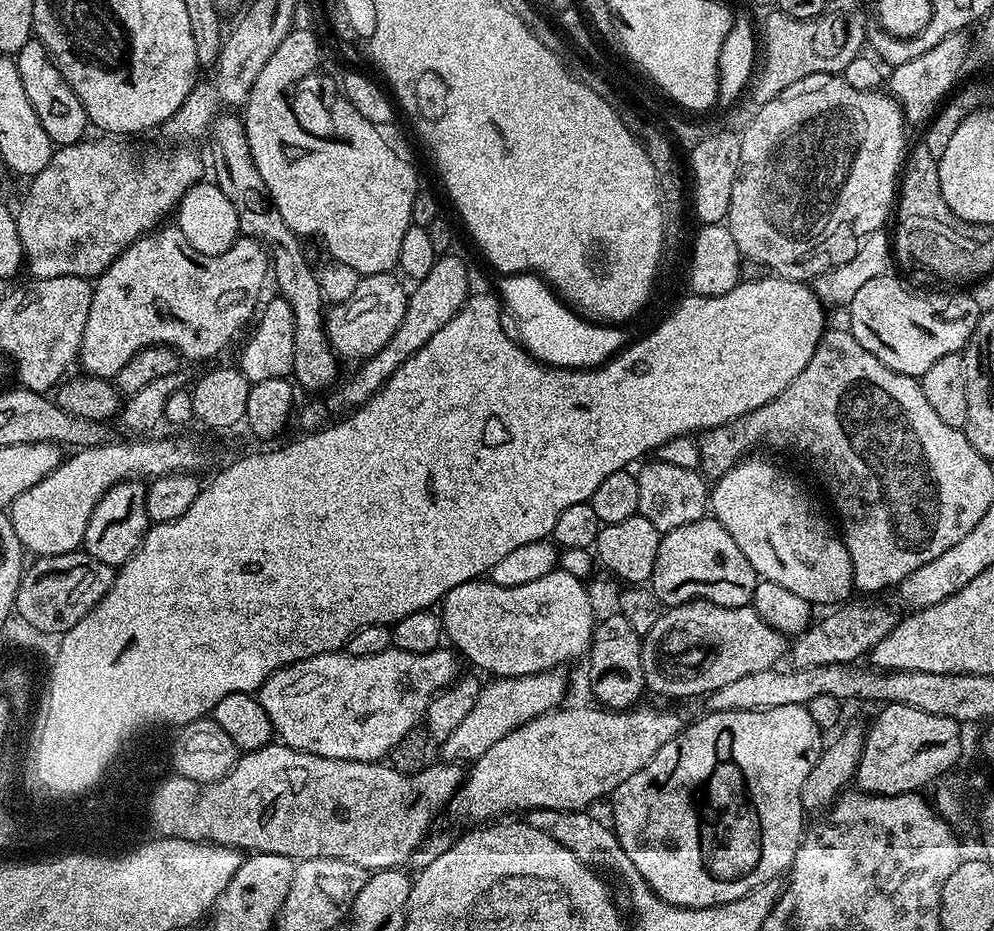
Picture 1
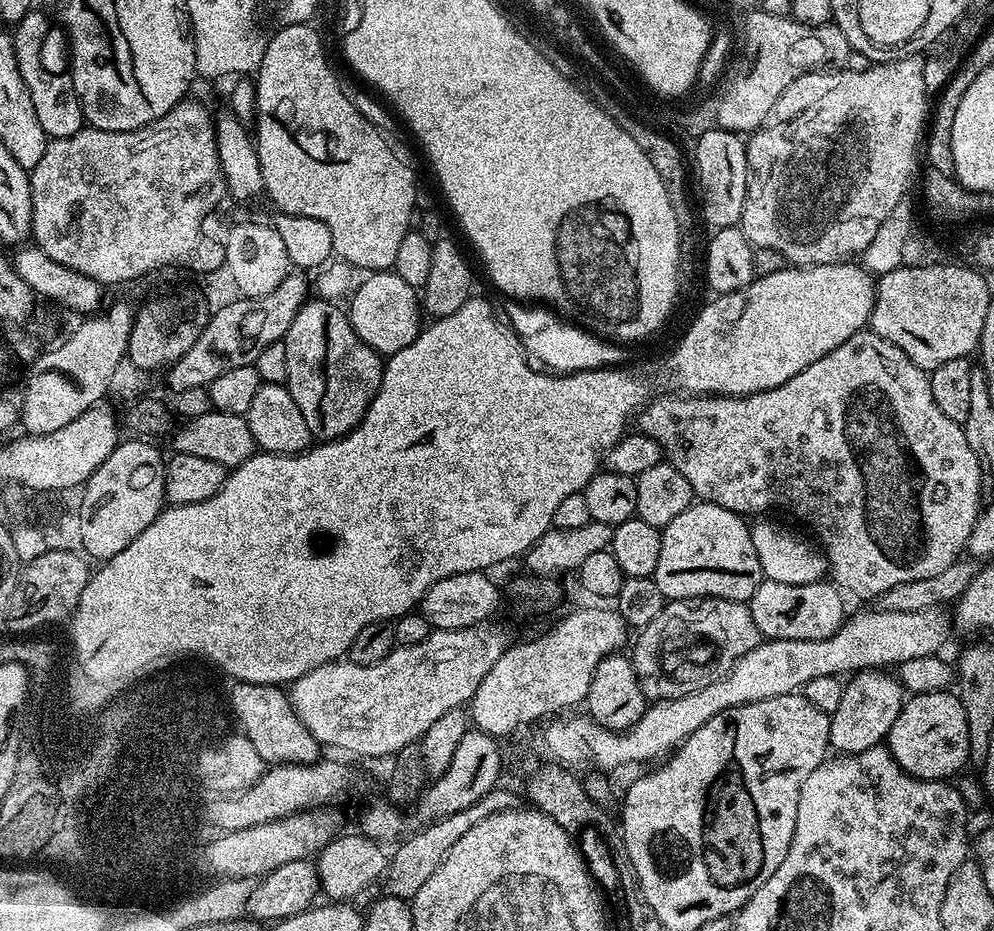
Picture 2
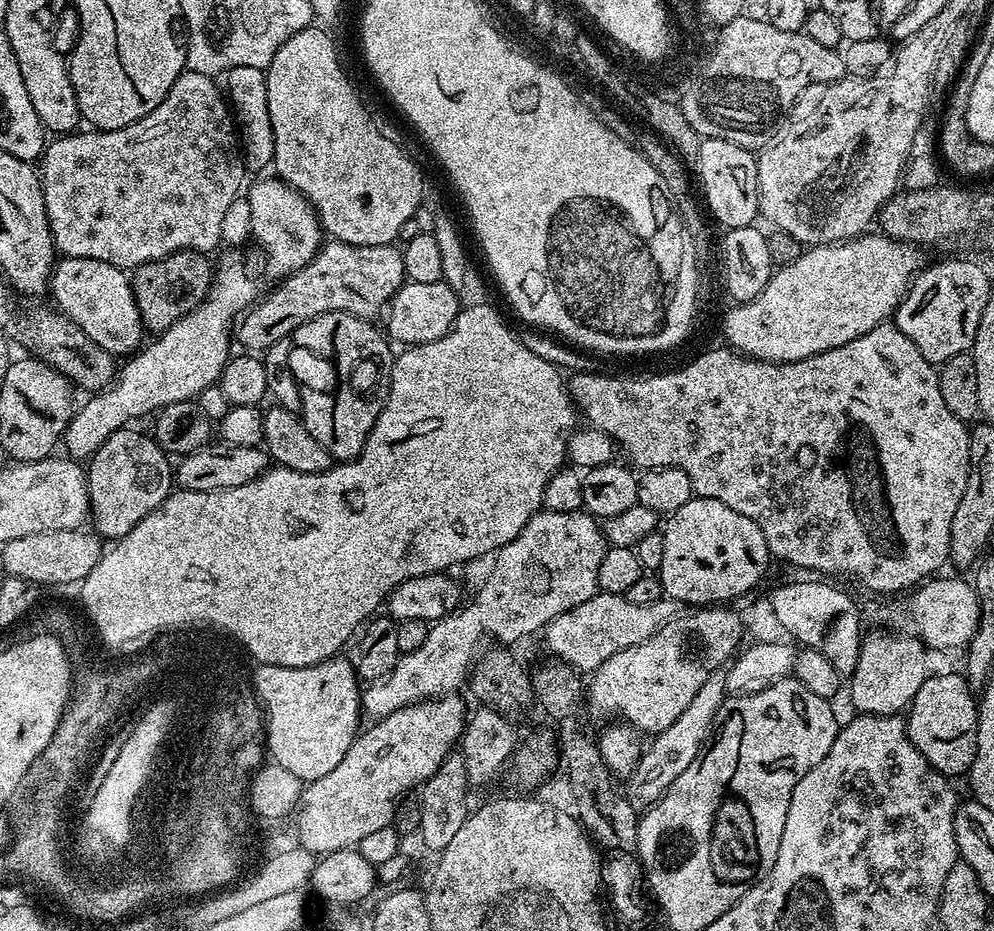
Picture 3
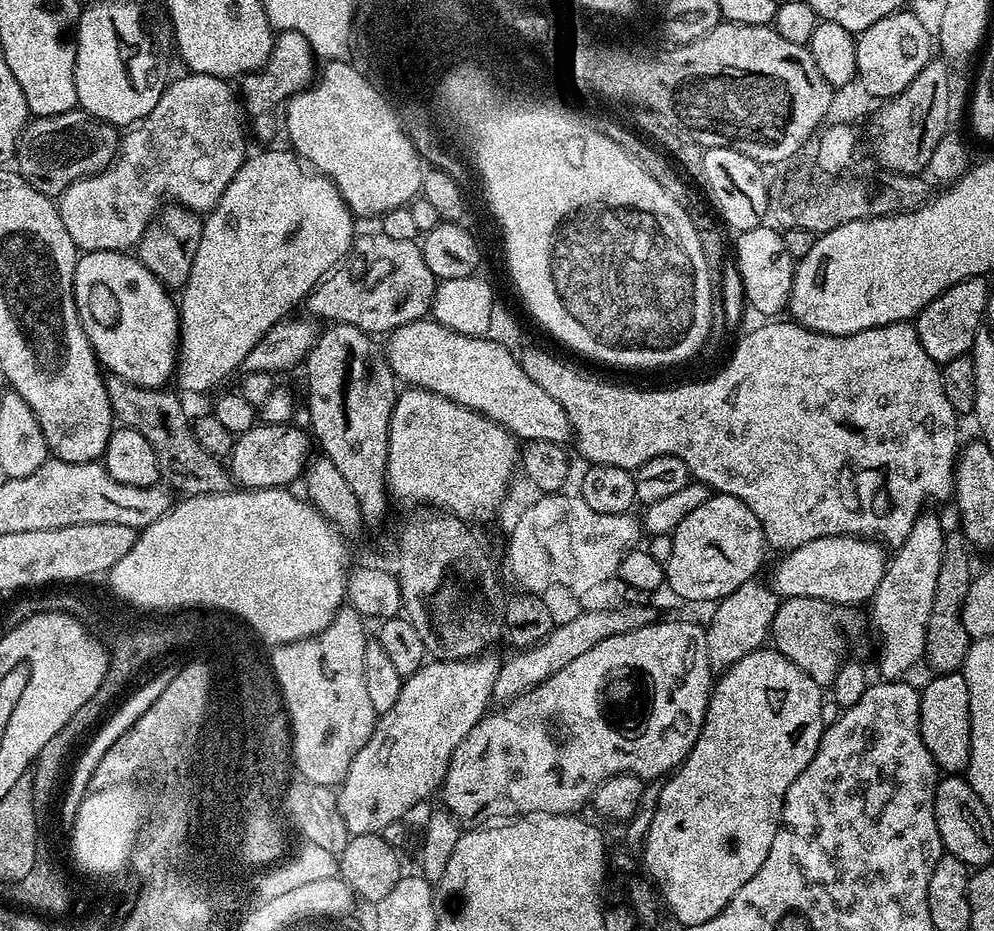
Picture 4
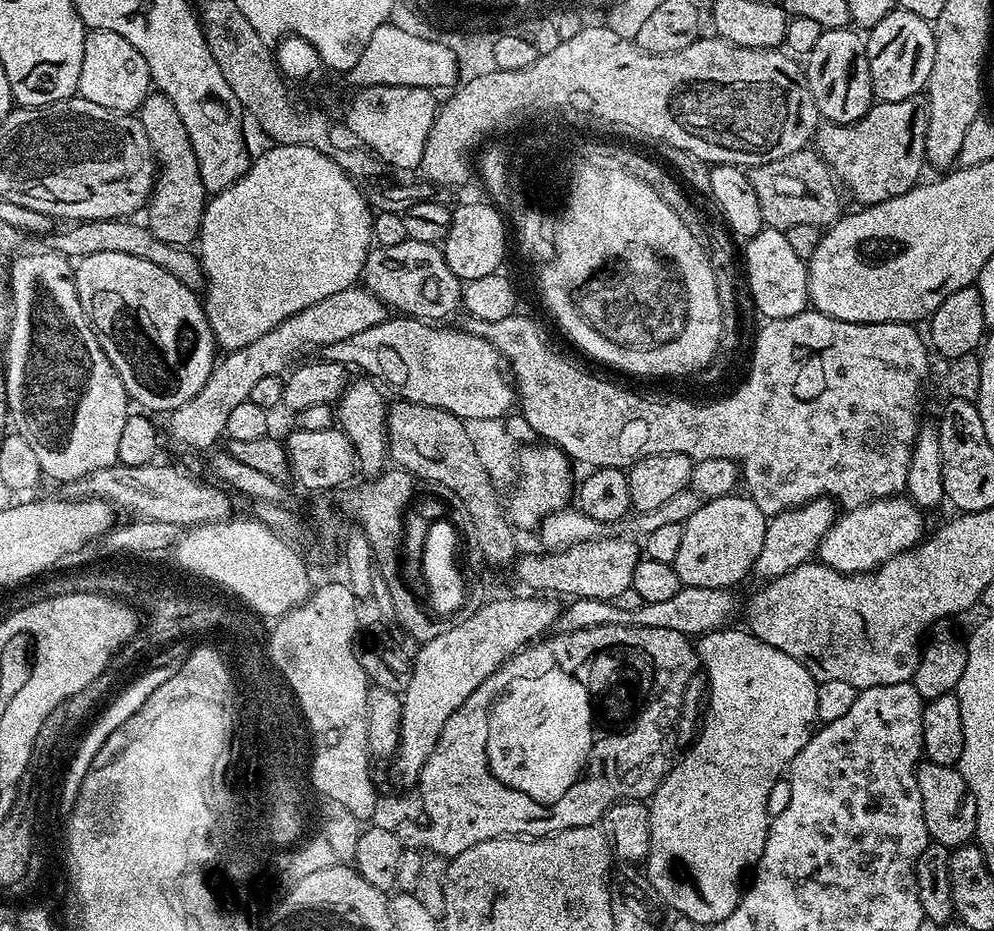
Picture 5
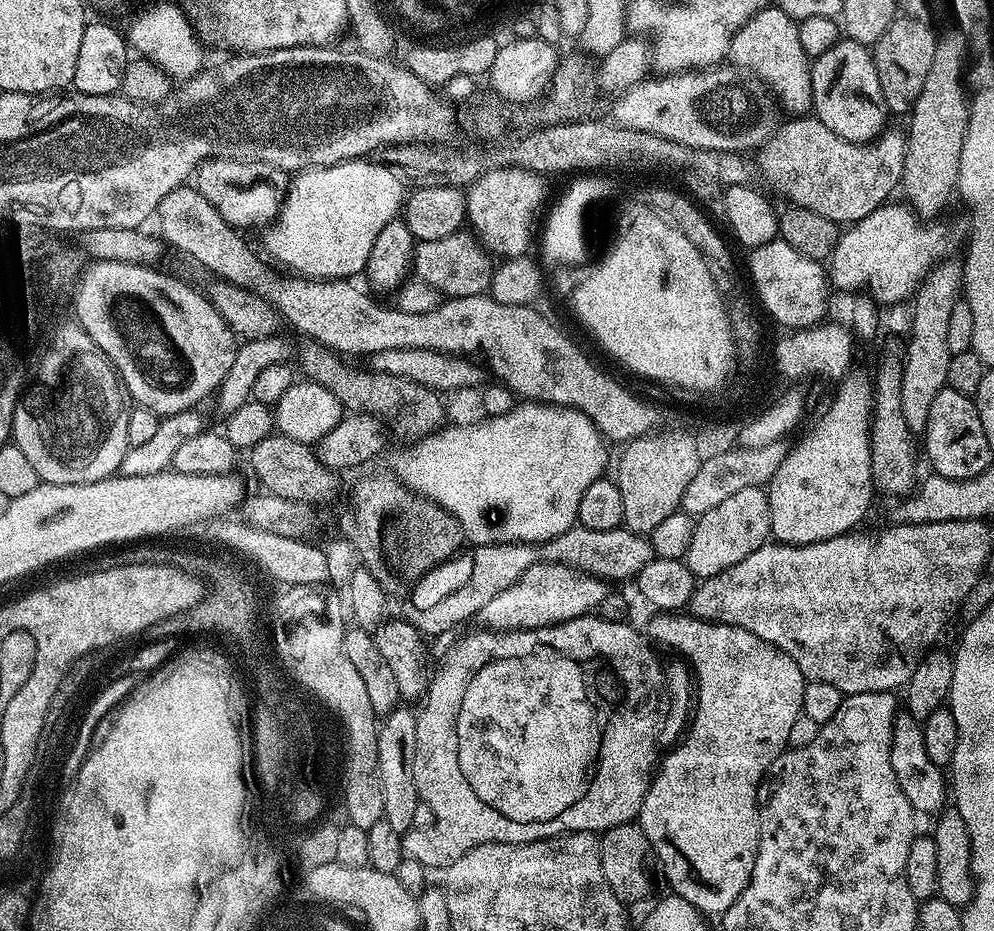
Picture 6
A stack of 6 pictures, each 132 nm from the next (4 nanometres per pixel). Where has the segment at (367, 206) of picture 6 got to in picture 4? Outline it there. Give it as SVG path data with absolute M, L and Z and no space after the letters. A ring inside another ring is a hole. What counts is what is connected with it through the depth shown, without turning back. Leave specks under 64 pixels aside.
M285 150L285 152L260 152L257 156L249 155L245 159L244 165L238 170L238 174L234 174L230 186L226 186L220 201L212 207L211 212L203 217L203 221L202 242L198 242L198 254L194 254L194 266L190 268L190 278L185 282L178 296L180 347L178 349L174 380L175 383L180 383L181 389L179 388L179 391L181 393L208 392L211 388L218 387L235 368L239 369L244 363L246 354L250 354L250 350L254 350L254 346L258 346L261 338L272 327L281 323L291 313L288 312L291 308L296 308L299 304L301 307L302 301L316 289L317 284L348 255L348 249L351 248L354 239L354 231L352 232L354 217L346 206L344 199L340 196L340 191L333 186L328 177L321 176L319 172L305 167L300 157L291 150Z

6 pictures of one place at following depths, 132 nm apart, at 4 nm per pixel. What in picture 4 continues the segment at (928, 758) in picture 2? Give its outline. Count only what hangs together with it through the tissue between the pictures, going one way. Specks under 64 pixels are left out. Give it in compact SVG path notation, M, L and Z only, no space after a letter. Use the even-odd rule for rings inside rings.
M963 671L933 675L931 679L920 692L922 742L926 742L926 750L930 750L937 769L960 774L967 769L970 758L970 690L966 690Z

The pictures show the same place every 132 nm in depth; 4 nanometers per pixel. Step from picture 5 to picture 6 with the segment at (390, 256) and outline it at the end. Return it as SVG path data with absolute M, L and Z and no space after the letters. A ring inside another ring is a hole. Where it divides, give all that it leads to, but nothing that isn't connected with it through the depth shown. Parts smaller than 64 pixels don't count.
M461 230L438 242L419 241L414 248L414 272L419 279L440 293L441 297L478 296L489 291L493 265L488 265L489 253L480 247L471 231Z

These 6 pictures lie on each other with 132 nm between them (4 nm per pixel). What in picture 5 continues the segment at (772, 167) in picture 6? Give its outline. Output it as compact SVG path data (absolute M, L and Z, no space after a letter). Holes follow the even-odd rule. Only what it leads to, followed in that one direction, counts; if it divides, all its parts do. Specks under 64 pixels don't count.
M913 98L902 102L876 102L862 118L853 124L825 123L818 132L818 153L832 170L833 176L845 189L852 191L857 205L867 206L898 198L921 183L920 171L925 171L926 126L928 125L928 105L923 99Z

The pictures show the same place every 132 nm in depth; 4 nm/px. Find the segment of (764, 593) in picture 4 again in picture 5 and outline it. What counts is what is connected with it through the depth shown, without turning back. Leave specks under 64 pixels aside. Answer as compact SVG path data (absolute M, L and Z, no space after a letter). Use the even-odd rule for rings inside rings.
M827 498L811 500L800 508L789 508L771 517L766 526L766 538L762 538L762 554L756 559L755 575L767 582L809 563L817 555L823 536L838 519L838 508Z

